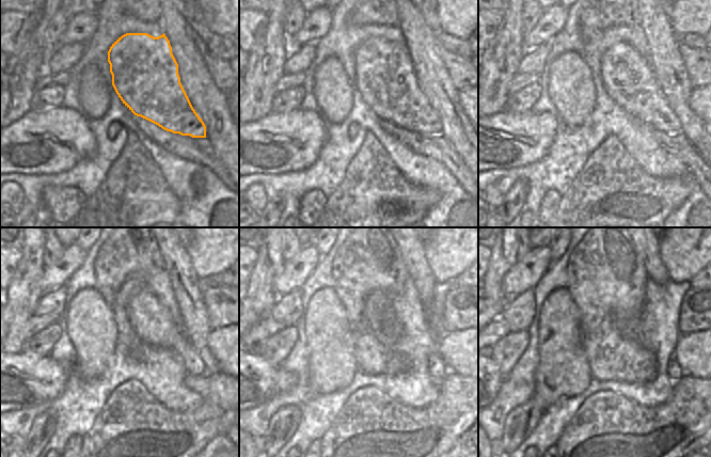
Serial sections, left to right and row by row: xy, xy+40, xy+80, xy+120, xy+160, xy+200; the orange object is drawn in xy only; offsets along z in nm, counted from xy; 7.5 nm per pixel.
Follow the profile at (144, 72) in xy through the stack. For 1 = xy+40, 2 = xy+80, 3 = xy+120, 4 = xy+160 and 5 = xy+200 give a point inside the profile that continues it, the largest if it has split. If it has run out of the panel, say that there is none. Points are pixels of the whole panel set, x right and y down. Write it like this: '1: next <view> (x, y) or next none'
1: next xy+40 (384, 76)
2: next xy+80 (628, 78)
3: next xy+120 (151, 321)
4: next xy+160 (437, 367)
5: next xy+200 (674, 369)

